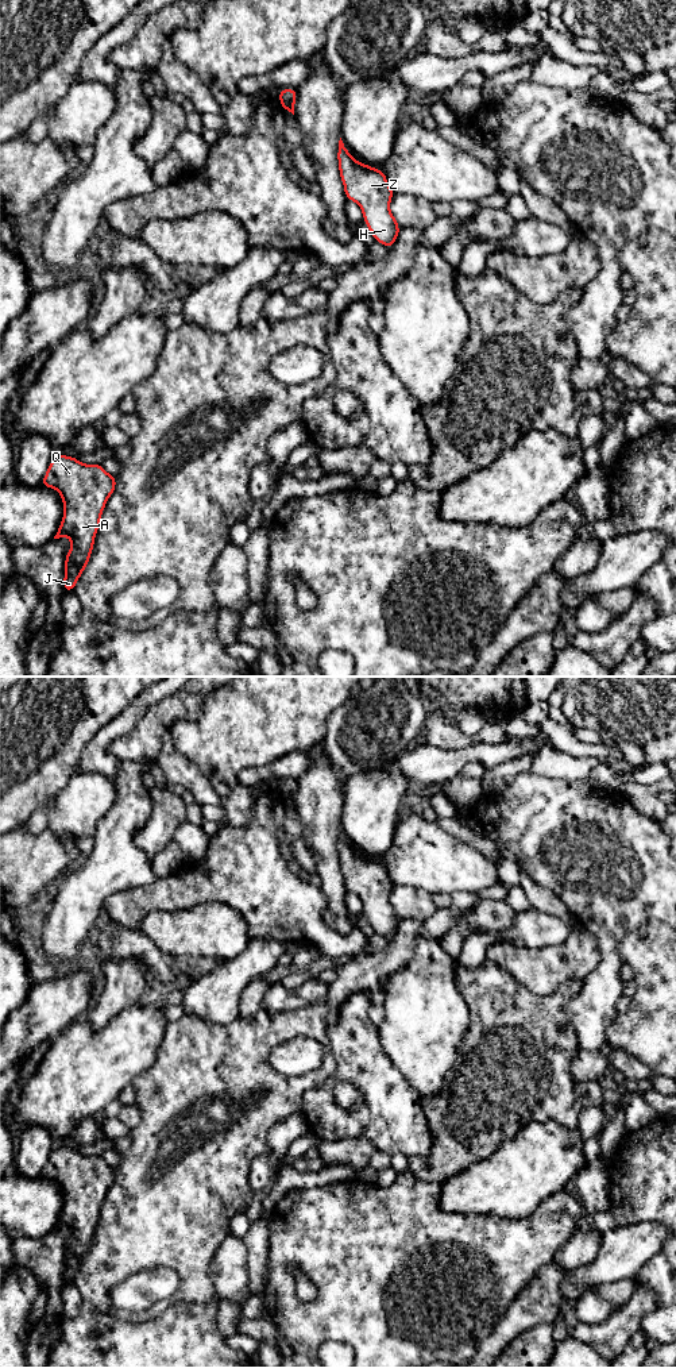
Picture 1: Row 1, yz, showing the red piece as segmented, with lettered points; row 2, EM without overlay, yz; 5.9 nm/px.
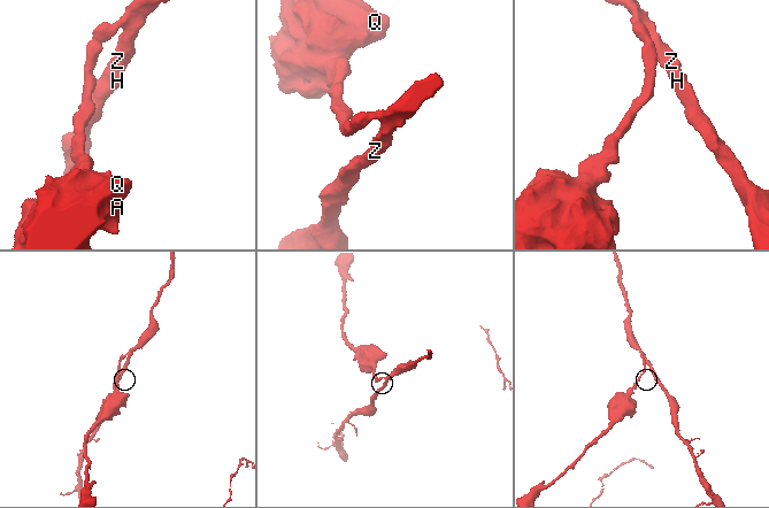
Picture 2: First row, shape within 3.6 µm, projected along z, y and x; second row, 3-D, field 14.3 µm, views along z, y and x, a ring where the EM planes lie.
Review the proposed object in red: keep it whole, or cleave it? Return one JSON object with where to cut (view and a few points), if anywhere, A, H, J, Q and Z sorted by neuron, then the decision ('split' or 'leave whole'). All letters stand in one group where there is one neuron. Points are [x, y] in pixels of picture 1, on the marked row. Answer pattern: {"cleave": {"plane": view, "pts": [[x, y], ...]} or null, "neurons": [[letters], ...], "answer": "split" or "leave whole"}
{"cleave": {"plane": "yz", "pts": [[294, 100], [282, 106]]}, "neurons": [["A", "J", "Q"], ["H", "Z"]], "answer": "split"}

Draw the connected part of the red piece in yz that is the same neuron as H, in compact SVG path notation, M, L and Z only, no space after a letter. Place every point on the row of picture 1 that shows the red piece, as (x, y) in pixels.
M341 138L339 140L337 161L347 200L355 201L360 207L363 220L374 240L391 248L401 228L390 211L394 192L387 182L386 174L383 170L358 162L345 149Z

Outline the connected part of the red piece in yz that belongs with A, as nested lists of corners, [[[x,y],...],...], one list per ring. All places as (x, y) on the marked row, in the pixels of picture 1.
[[[54,455],[40,485],[55,489],[62,497],[63,517],[54,539],[69,537],[72,542],[72,548],[66,552],[62,585],[65,591],[73,591],[89,563],[101,515],[108,498],[116,489],[116,477],[108,474],[101,465],[85,465],[74,456]]]

